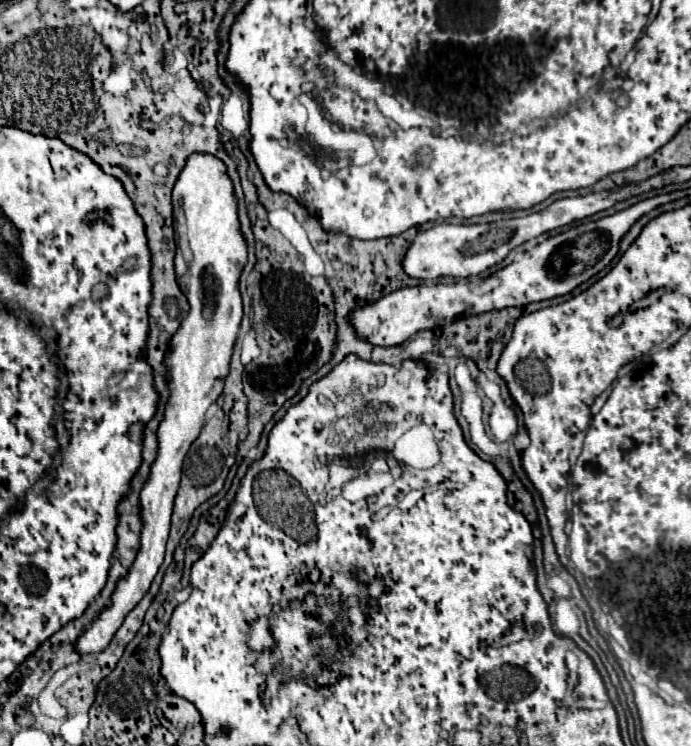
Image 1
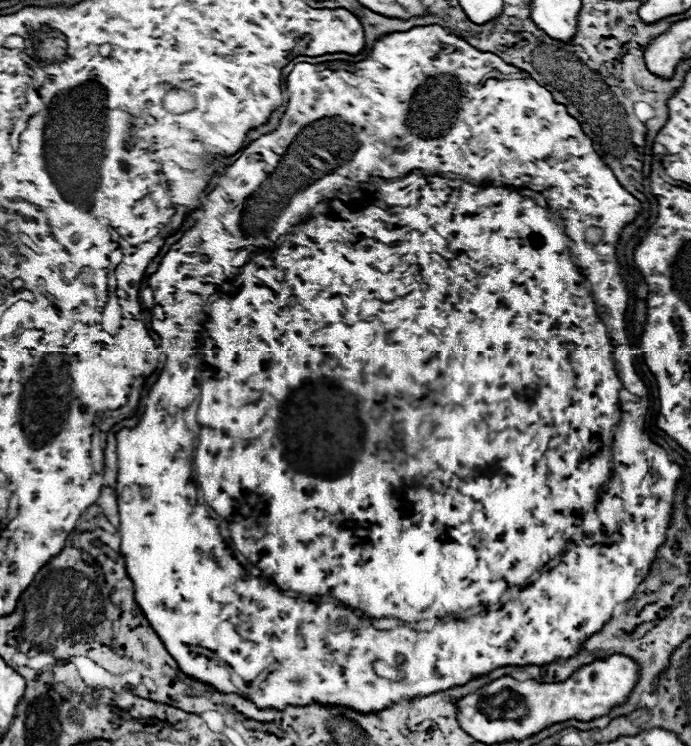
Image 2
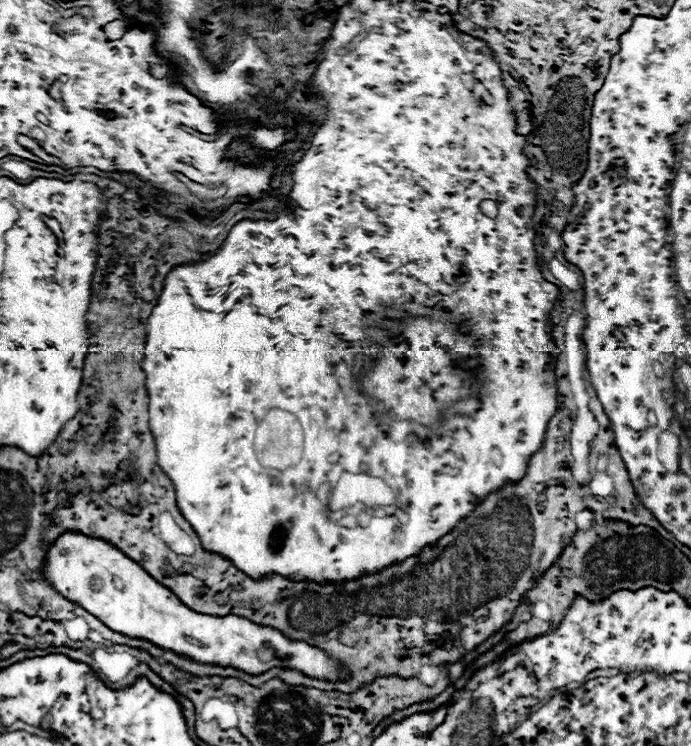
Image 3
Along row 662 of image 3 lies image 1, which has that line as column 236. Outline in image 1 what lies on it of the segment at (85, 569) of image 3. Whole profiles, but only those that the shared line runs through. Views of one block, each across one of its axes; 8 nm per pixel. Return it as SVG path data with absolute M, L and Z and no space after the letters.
M192 154L174 184L172 206L176 236L176 282L186 294L190 310L176 330L176 336L172 336L164 358L168 368L170 396L164 418L156 430L158 454L150 466L150 476L140 490L140 550L128 574L118 580L110 596L110 604L98 614L96 620L92 620L84 634L76 638L76 652L80 656L98 654L108 648L126 614L148 592L164 560L164 546L170 532L170 516L182 476L182 462L190 444L198 438L206 422L206 410L222 394L242 320L238 278L246 264L248 250L240 232L236 196L226 174L226 166L210 154Z

